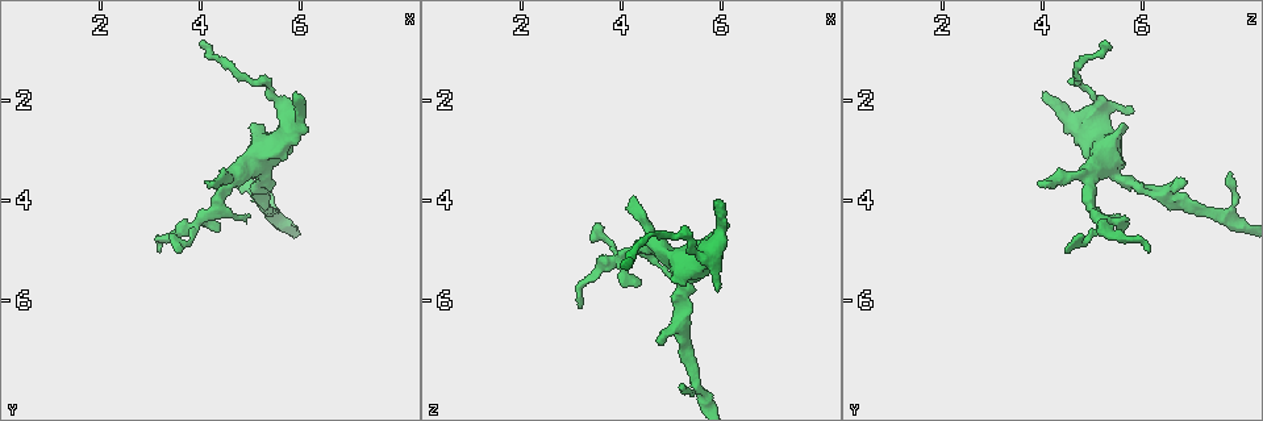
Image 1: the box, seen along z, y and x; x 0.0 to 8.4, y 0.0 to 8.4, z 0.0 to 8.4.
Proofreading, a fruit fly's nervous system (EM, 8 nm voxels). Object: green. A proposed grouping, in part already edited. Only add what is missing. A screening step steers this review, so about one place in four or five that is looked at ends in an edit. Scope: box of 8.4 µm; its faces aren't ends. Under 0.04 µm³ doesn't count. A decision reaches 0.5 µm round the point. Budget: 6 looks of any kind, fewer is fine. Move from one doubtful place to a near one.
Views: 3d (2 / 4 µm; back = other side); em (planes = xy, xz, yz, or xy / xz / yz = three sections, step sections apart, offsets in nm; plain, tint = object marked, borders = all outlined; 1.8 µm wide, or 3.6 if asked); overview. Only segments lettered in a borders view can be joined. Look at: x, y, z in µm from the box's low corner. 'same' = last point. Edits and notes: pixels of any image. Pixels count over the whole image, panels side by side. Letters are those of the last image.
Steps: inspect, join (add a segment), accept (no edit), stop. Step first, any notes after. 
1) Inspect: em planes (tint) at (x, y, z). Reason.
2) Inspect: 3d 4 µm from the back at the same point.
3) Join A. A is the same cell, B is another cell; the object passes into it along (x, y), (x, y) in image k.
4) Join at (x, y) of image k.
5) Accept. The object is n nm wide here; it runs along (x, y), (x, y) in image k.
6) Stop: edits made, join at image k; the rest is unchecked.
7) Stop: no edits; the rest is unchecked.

Inspect: 3d 2 µm at (5.20, 3.40, 7.70). Tapers out.

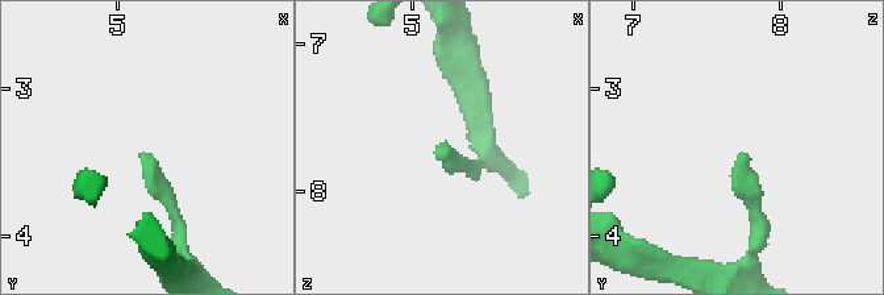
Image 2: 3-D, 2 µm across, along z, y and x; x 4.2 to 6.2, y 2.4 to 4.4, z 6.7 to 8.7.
Inspect: em yz step 16 (tint) at (5.20, 3.44, 7.74). Need the tissue.

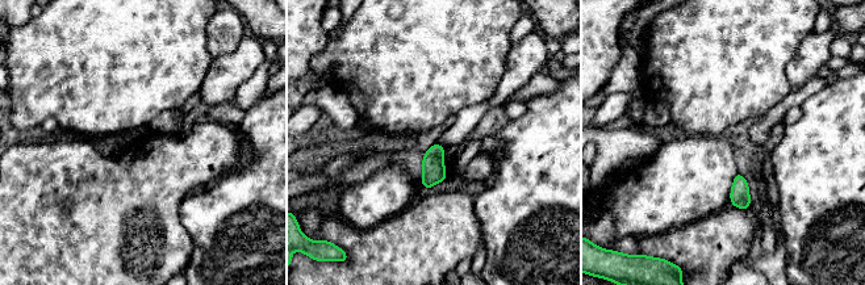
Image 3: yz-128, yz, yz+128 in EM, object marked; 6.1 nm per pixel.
Inspect: em planes (borders) at the same point. Cut it another way.

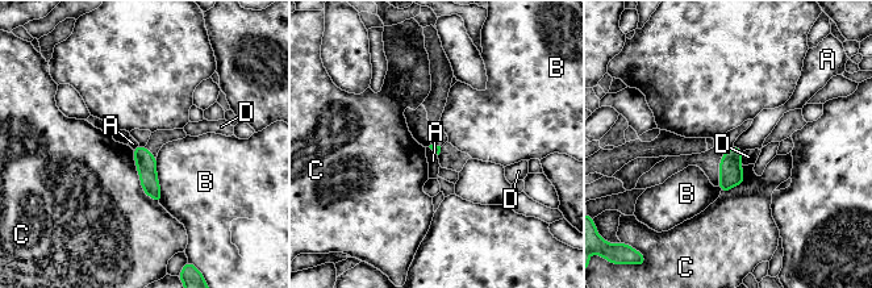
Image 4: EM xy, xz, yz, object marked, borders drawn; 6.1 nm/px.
Accept. The longest contact is with C, 360 nm; A, B, C and D are other cells; no lettered segment goes on from it.

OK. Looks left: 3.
Inspect: 3d 4 µm at (3.40, 4.65, 4.80). Branch stops here.

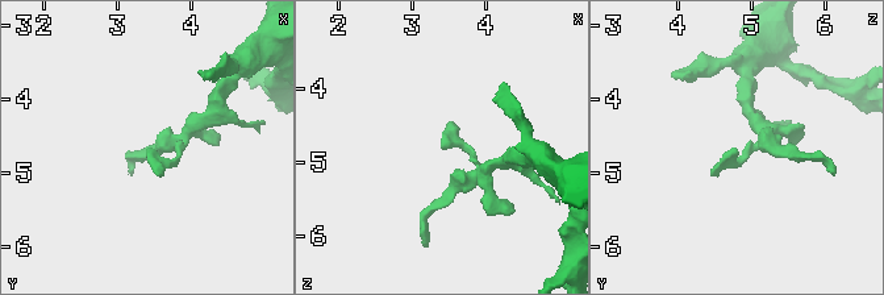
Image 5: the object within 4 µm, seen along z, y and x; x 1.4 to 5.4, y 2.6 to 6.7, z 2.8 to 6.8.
Inspect: em planes (borders) at (3.35, 4.65, 4.80).

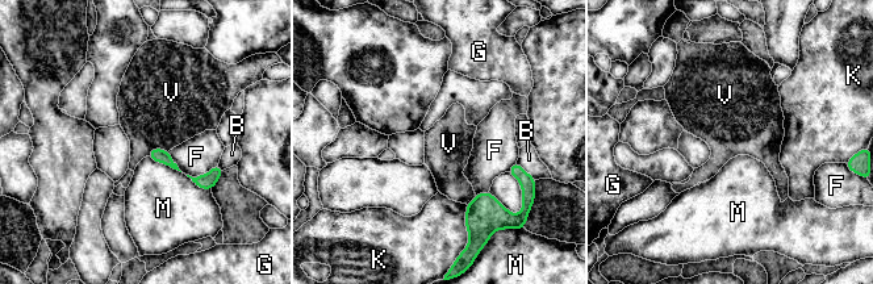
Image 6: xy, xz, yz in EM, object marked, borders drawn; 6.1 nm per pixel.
Accept. B, F, G, K, M and V are other cells; no lettered segment goes on from it.

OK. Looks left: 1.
Stop: no edits; the rest is unchecked.

